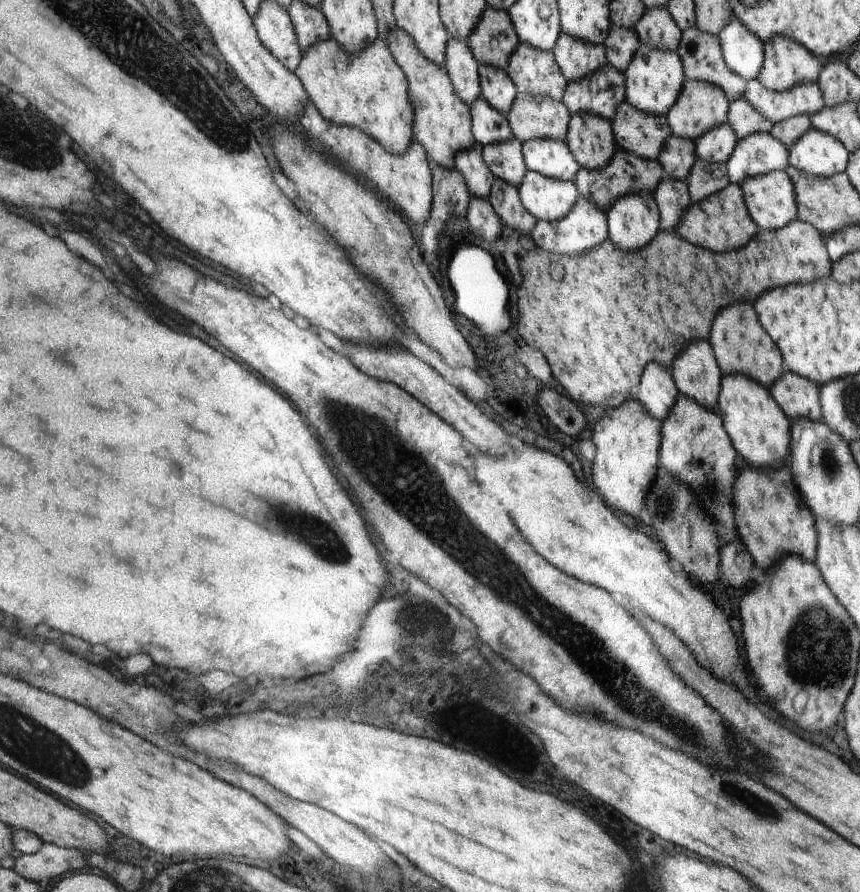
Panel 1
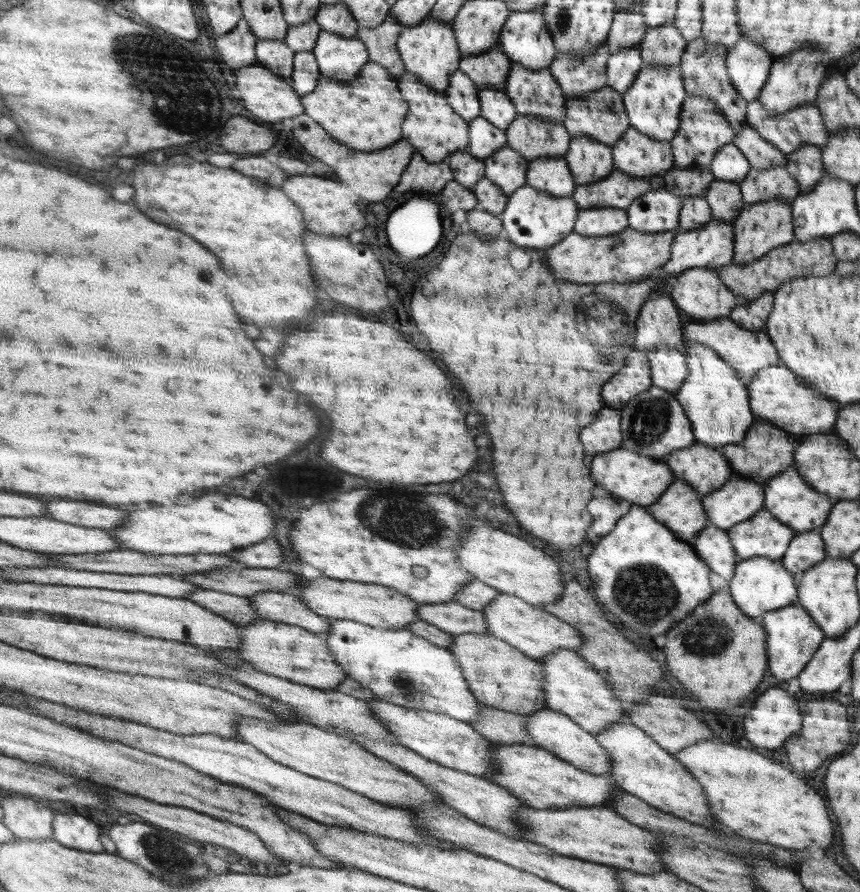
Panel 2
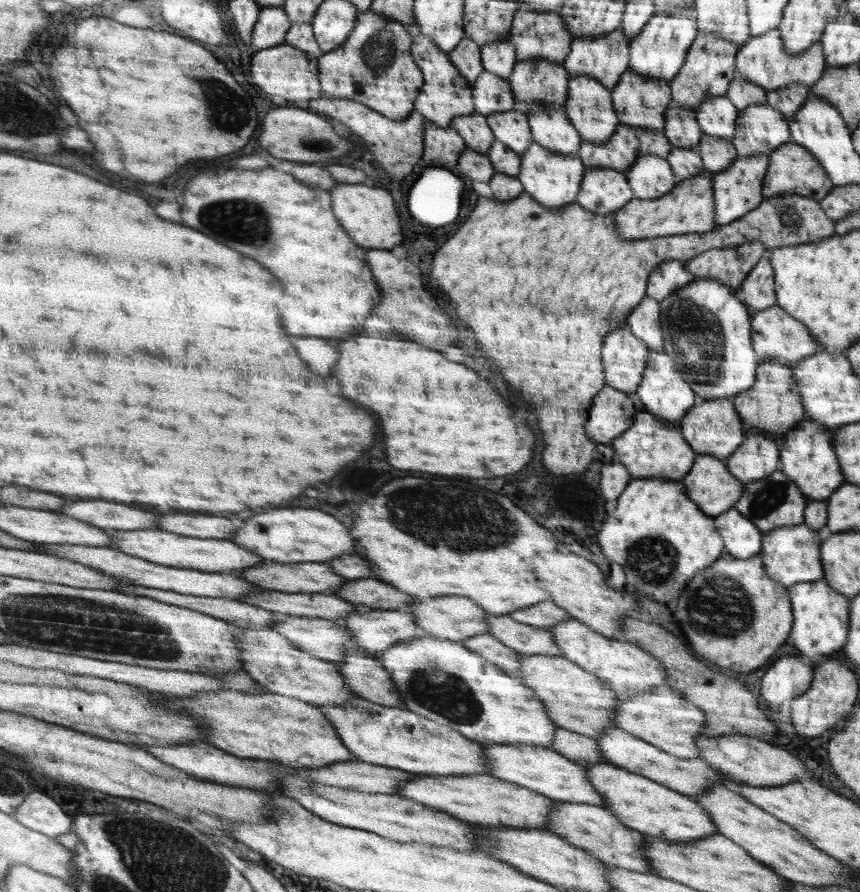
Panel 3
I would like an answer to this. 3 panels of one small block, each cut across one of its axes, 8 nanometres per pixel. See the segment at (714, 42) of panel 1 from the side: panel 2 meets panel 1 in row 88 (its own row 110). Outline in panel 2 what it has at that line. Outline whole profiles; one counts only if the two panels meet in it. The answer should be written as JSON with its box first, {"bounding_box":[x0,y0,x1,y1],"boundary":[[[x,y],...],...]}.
{"bounding_box":[679,35,748,135],"boundary":[[[700,35],[687,43],[684,54],[679,62],[682,80],[688,95],[702,95],[714,101],[722,110],[733,127],[735,135],[742,130],[742,125],[748,121],[748,104],[739,90],[731,82],[728,71],[728,52],[725,46],[707,43]]]}

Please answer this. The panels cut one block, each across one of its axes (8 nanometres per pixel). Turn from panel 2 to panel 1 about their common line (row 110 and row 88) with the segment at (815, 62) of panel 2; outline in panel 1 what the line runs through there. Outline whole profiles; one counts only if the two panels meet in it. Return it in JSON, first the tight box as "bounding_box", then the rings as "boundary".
{"bounding_box":[757,36,823,92],"boundary":[[[773,36],[772,40],[764,41],[764,60],[761,68],[761,74],[757,79],[765,85],[767,89],[774,89],[775,91],[782,92],[792,88],[796,83],[809,80],[814,81],[820,78],[823,70],[820,60],[816,58],[814,53],[806,50],[802,44],[794,42],[792,38],[786,36]]]}

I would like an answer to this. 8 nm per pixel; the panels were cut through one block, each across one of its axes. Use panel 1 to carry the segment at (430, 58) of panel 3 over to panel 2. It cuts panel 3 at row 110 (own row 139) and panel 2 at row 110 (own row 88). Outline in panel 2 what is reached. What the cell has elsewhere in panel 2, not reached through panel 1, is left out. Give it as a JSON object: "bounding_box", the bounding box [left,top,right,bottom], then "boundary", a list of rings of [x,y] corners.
{"bounding_box":[397,70,469,164],"boundary":[[[406,70],[399,76],[397,82],[402,96],[409,103],[408,118],[405,118],[404,122],[404,139],[417,148],[426,162],[438,164],[438,162],[446,161],[454,153],[468,149],[469,123],[450,106],[443,92],[433,89],[430,85],[423,83],[418,75]]]}

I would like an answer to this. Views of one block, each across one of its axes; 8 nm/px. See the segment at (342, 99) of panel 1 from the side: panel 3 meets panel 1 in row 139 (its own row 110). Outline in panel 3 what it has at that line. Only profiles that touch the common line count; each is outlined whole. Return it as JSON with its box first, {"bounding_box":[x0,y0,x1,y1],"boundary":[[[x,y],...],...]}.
{"bounding_box":[318,10,425,120],"boundary":[[[372,10],[360,12],[349,40],[318,59],[322,97],[360,102],[394,120],[408,118],[416,109],[414,103],[425,84],[424,75],[413,60],[412,48],[413,38],[400,22]]]}

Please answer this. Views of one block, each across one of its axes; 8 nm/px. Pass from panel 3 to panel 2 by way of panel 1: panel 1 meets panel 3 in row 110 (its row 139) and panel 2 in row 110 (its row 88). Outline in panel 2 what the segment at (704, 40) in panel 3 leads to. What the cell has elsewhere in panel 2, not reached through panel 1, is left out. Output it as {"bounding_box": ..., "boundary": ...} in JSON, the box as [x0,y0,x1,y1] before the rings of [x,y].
{"bounding_box":[670,95,734,168],"boundary":[[[687,95],[679,114],[680,130],[670,142],[673,148],[674,168],[710,168],[716,152],[734,142],[733,127],[723,115],[721,108],[708,97],[702,95]]]}

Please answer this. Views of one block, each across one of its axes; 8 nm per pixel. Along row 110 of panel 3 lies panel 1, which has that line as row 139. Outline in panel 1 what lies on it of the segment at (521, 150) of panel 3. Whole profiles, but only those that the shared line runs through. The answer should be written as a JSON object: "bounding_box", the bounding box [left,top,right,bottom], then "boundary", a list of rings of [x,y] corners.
{"bounding_box":[483,136,527,188],"boundary":[[[512,136],[504,142],[483,146],[483,159],[494,176],[518,188],[527,170],[520,139]]]}

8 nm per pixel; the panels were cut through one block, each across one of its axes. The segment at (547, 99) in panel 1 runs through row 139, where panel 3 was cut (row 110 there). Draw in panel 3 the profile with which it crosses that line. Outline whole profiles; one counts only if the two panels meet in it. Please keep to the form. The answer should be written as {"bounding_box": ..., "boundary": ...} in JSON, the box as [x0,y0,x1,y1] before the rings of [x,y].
{"bounding_box":[507,58,569,115],"boundary":[[[542,58],[524,60],[514,65],[507,80],[512,88],[516,110],[520,110],[522,114],[528,115],[528,112],[534,112],[536,108],[565,112],[565,103],[569,98],[569,74],[564,64],[552,64],[552,62],[542,61]]]}

